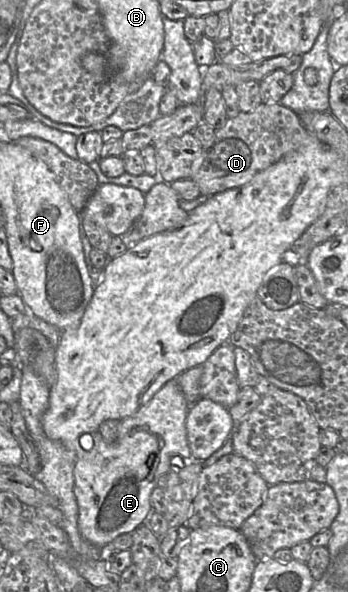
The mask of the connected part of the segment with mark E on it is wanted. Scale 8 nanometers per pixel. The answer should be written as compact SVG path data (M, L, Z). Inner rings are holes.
M170 380L154 394L150 401L134 414L120 421L115 443L106 443L99 431L85 433L76 441L74 494L78 504L78 529L85 540L99 548L112 551L112 542L118 536L133 533L136 528L146 523L154 512L150 495L157 487L159 477L172 470L171 459L180 456L184 467L196 461L191 455L187 440L185 422L189 407L176 380Z

